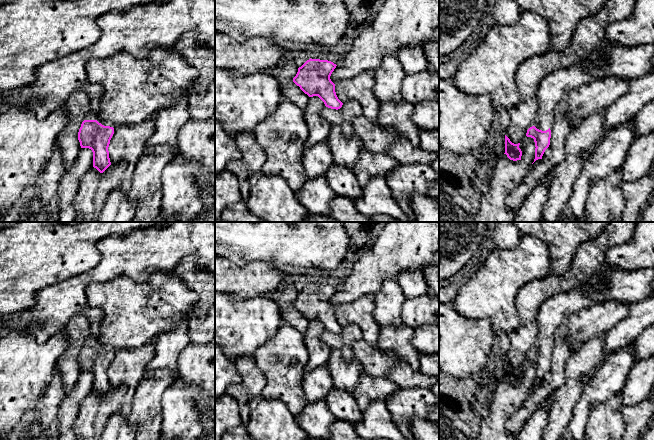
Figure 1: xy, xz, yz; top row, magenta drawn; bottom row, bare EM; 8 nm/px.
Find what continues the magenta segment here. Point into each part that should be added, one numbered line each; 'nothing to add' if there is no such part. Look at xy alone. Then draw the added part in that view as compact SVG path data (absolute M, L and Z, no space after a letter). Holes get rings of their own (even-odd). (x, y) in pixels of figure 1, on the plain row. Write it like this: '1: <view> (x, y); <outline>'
nothing to add

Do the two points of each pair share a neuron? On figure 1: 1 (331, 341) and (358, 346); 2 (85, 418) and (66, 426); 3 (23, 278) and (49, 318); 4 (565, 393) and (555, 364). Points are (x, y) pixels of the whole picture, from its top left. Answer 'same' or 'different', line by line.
1: different
2: different
3: different
4: different

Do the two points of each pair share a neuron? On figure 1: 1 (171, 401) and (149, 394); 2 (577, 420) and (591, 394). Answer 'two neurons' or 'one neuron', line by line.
1: two neurons
2: one neuron

